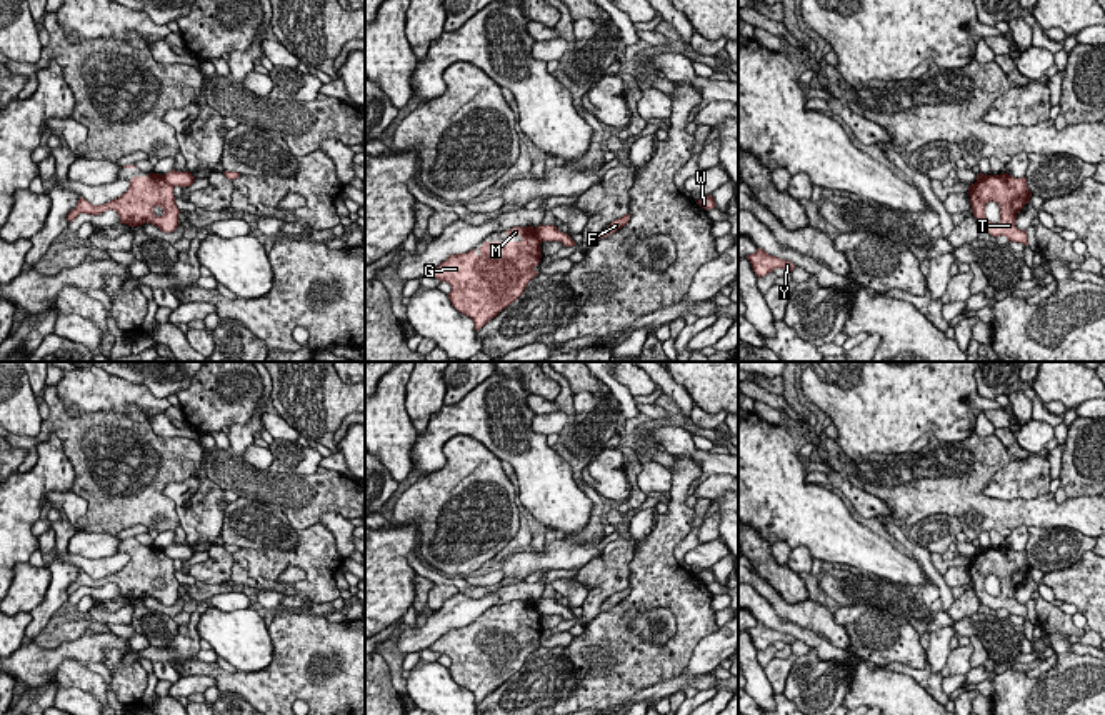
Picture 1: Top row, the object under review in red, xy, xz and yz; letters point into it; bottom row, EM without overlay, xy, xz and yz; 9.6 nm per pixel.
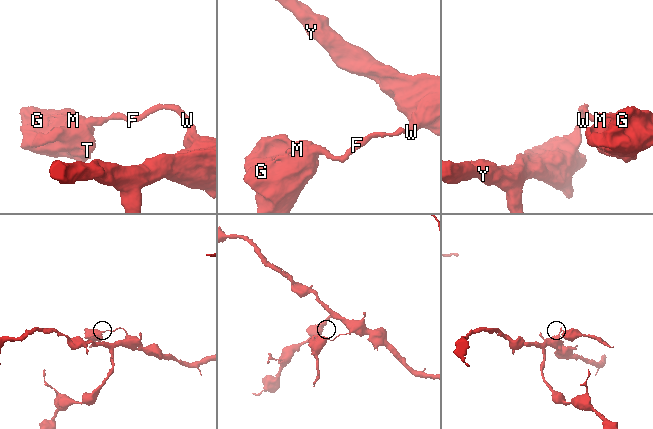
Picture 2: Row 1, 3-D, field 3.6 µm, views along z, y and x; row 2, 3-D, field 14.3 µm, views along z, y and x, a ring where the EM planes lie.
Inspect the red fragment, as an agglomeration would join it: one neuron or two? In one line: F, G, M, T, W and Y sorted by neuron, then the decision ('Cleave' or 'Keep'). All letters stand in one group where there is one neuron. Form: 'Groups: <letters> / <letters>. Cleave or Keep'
Groups: F W Y / G M T. Cleave

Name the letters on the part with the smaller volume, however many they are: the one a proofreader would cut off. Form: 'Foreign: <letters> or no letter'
Foreign: G, M, T

